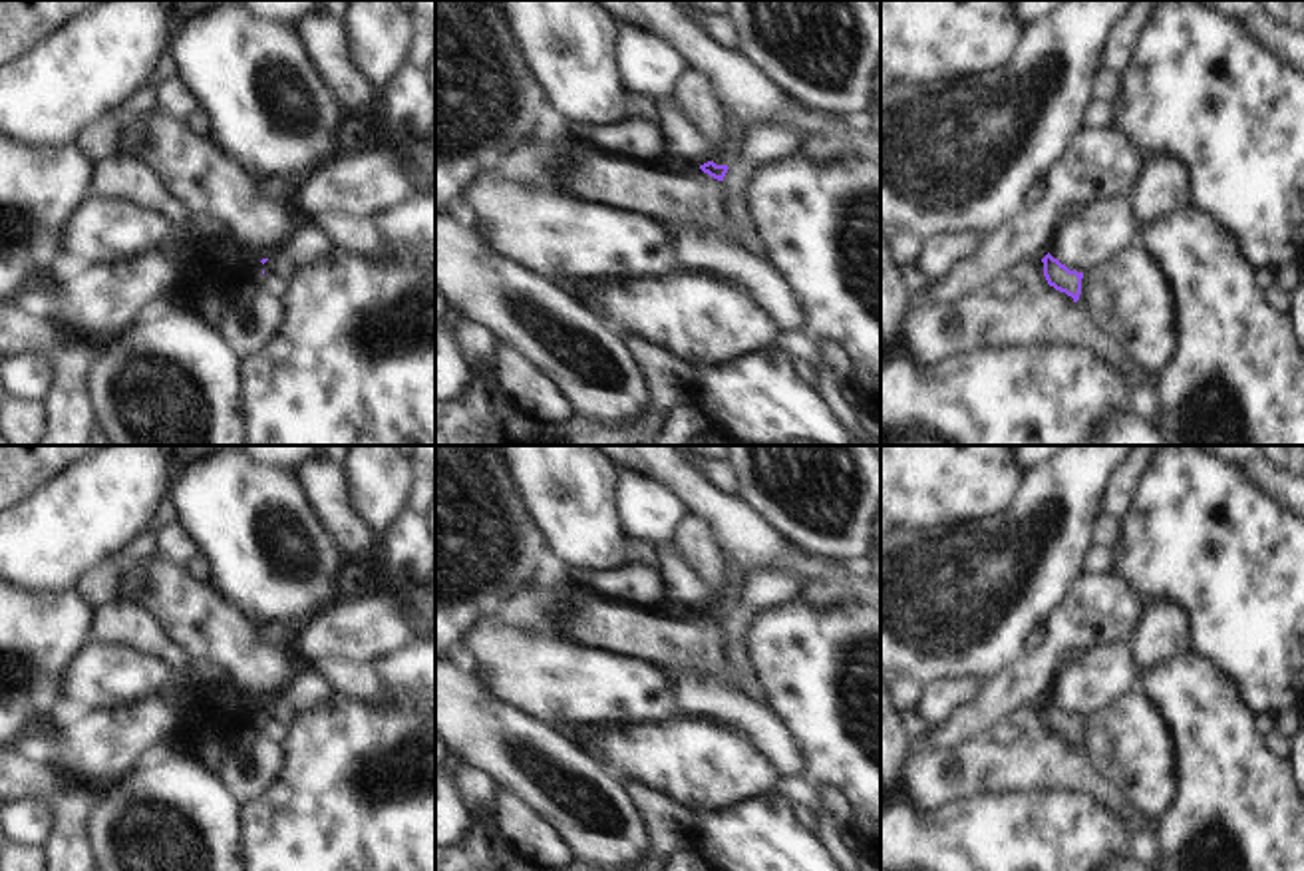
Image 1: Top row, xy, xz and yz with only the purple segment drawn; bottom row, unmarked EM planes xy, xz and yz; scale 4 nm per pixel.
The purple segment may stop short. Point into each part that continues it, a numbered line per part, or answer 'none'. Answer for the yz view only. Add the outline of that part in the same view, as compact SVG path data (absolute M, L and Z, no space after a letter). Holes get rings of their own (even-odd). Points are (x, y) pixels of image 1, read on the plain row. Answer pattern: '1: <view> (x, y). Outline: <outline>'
none.

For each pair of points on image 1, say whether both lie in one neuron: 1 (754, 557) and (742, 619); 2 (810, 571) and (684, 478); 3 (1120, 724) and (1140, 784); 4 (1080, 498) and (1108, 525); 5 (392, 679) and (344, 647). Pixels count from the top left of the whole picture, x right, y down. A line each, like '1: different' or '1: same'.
1: different
2: same
3: same
4: different
5: different

